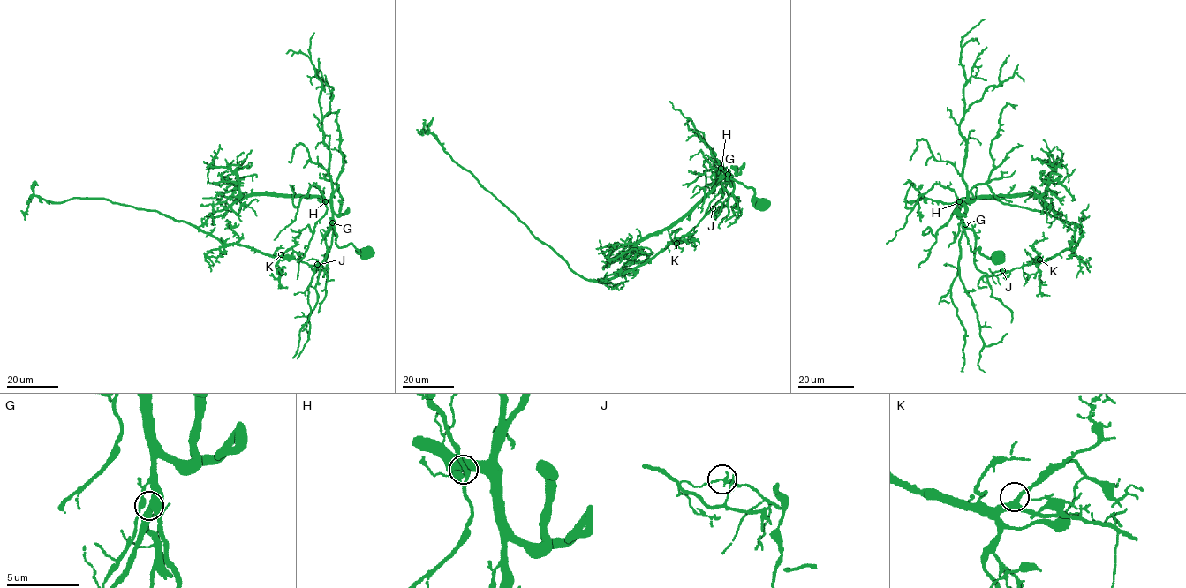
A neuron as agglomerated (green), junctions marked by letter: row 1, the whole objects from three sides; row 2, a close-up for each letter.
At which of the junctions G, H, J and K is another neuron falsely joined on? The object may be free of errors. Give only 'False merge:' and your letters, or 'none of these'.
False merge: J

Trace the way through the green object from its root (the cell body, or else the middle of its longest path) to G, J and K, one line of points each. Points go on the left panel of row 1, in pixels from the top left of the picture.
G: (365, 254), (358, 253), (351, 244), (339, 247), (332, 222)
J: (365, 254), (358, 253), (351, 244), (339, 247), (332, 223), (332, 243), (326, 260), (328, 268), (317, 264)
K: (365, 254), (358, 253), (351, 244), (339, 247), (332, 223), (327, 269), (281, 254)

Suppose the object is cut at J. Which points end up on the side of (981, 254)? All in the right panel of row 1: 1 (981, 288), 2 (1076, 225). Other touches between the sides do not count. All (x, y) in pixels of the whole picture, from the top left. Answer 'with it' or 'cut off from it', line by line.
1: cut off from it
2: cut off from it

